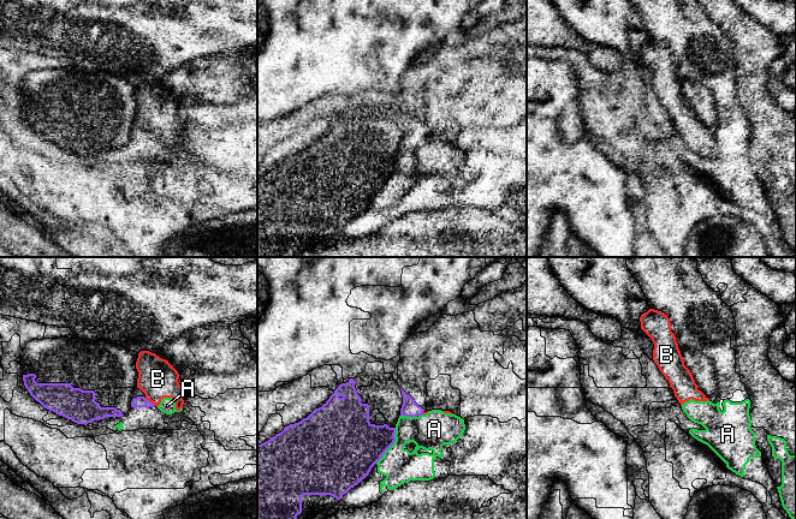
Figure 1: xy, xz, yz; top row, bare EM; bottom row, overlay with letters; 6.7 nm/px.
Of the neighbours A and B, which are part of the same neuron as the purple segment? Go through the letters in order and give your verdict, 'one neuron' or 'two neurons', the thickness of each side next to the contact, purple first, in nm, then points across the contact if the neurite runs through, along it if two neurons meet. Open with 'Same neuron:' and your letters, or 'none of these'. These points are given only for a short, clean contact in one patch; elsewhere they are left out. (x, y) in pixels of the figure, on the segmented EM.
Same neuron: none of these
A: two neurons | 380/240 nm
B: two neurons | 80/260 nm | along xy (144, 398), (154, 405)

